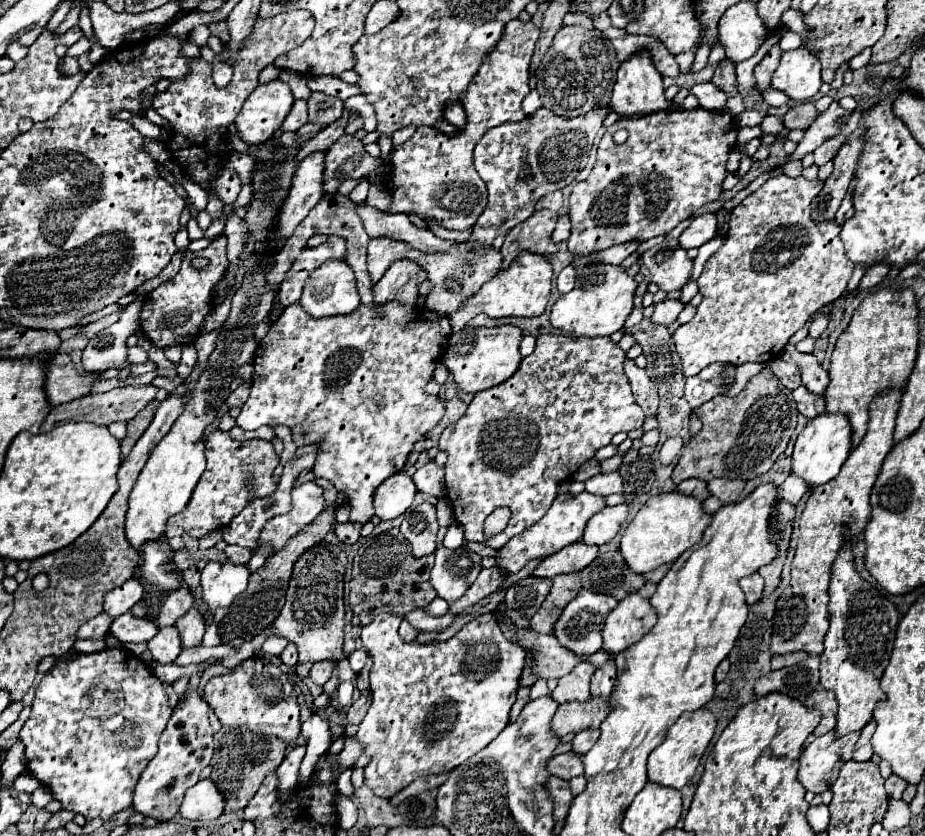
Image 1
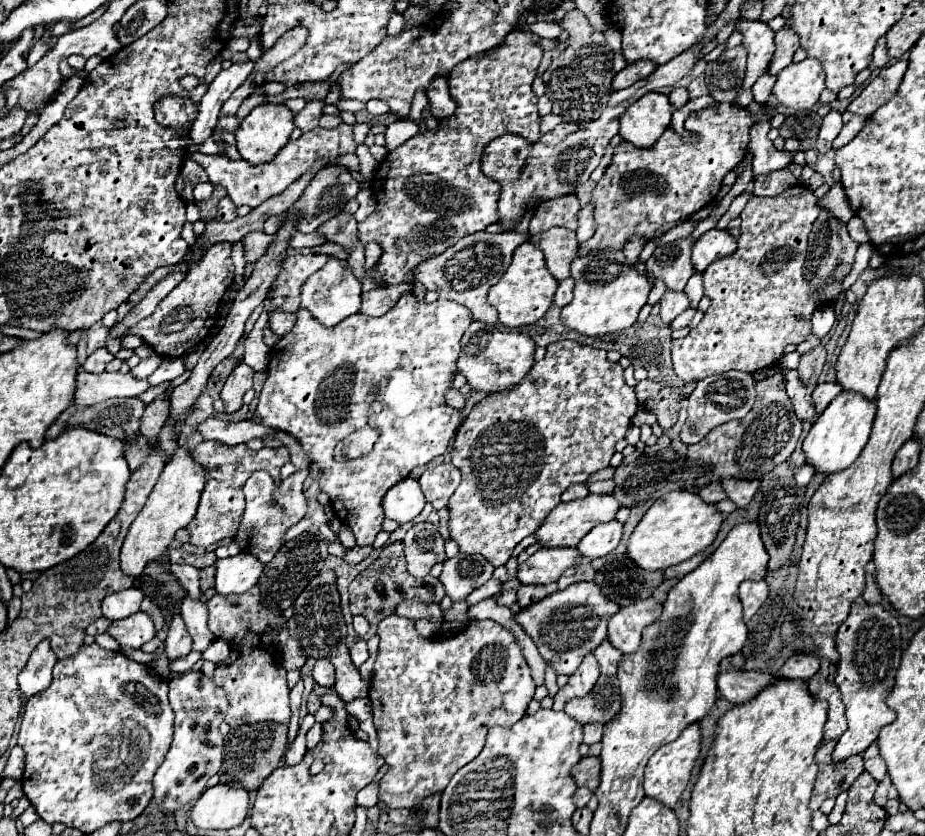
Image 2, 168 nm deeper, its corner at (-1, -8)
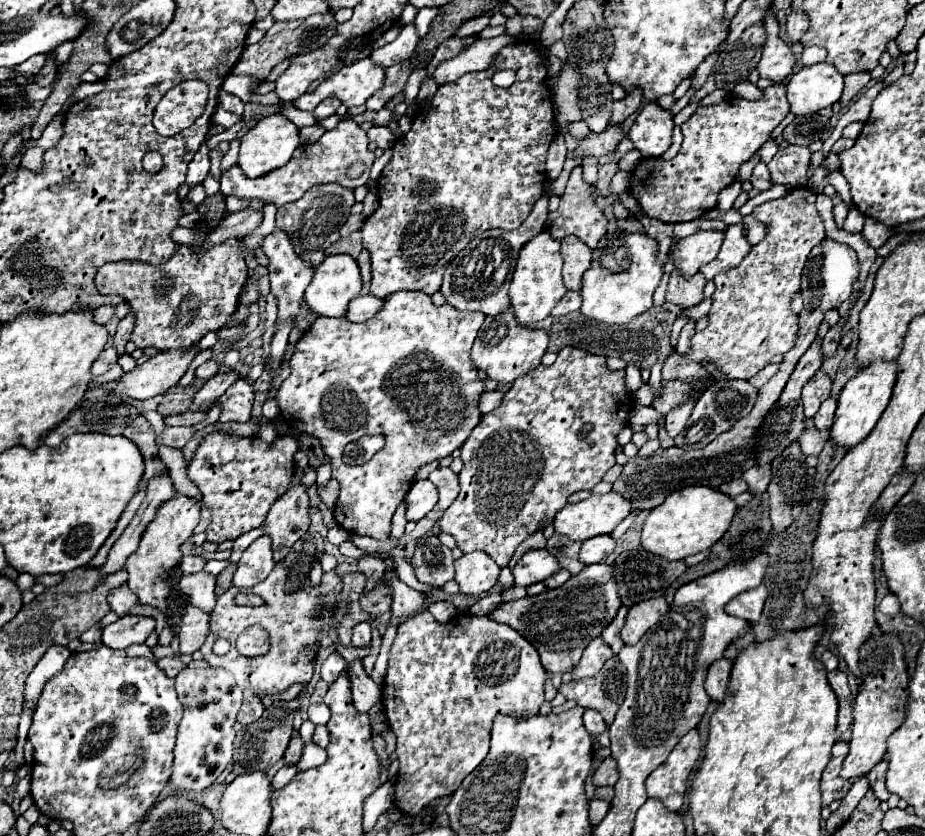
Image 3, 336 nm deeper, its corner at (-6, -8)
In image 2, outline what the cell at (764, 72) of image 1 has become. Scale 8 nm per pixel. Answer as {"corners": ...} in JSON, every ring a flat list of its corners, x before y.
{"corners":[[781,28,779,32,775,32,775,46,777,46,777,50,771,60,769,74,779,74,785,66,791,64,791,58,795,54,795,50,799,48,799,34,795,30]]}

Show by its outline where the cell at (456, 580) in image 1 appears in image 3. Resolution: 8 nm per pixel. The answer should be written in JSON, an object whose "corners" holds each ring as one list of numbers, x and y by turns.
{"corners":[[484,552,464,554,454,562,454,566,456,566,454,580,460,584,460,592,470,596,480,596,488,592,500,576,498,564]]}

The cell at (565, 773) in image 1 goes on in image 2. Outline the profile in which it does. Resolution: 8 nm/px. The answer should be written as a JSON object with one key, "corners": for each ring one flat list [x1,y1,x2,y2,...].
{"corners":[[595,756,583,758,575,770,573,770,573,778,577,782,577,786,587,786,589,790,597,790,599,780,601,780,601,762]]}

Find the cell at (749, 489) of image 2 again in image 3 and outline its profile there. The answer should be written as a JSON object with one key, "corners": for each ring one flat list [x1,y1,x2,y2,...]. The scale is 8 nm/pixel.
{"corners":[[770,464,766,466,754,466,742,474,742,478,748,484,748,492,762,494,766,492,766,486,770,484]]}

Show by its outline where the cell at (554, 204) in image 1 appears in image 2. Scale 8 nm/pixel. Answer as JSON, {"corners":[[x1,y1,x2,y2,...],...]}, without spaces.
{"corners":[[561,196,553,198,549,202,539,204,535,210,535,216,529,224,529,234,541,234,547,232,553,226,563,226,569,230,577,230,577,214,581,206,577,196]]}

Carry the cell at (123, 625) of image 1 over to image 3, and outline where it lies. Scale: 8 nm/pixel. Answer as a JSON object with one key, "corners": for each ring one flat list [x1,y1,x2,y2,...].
{"corners":[[124,616,108,624,102,632,102,642,112,648,128,648,142,644,154,632,156,620,148,616]]}

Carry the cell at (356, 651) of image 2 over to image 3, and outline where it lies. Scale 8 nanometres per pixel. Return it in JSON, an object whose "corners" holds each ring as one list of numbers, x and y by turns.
{"corners":[[368,622,354,626,352,646,356,646,356,648,368,648,370,646,370,626,368,626]]}

